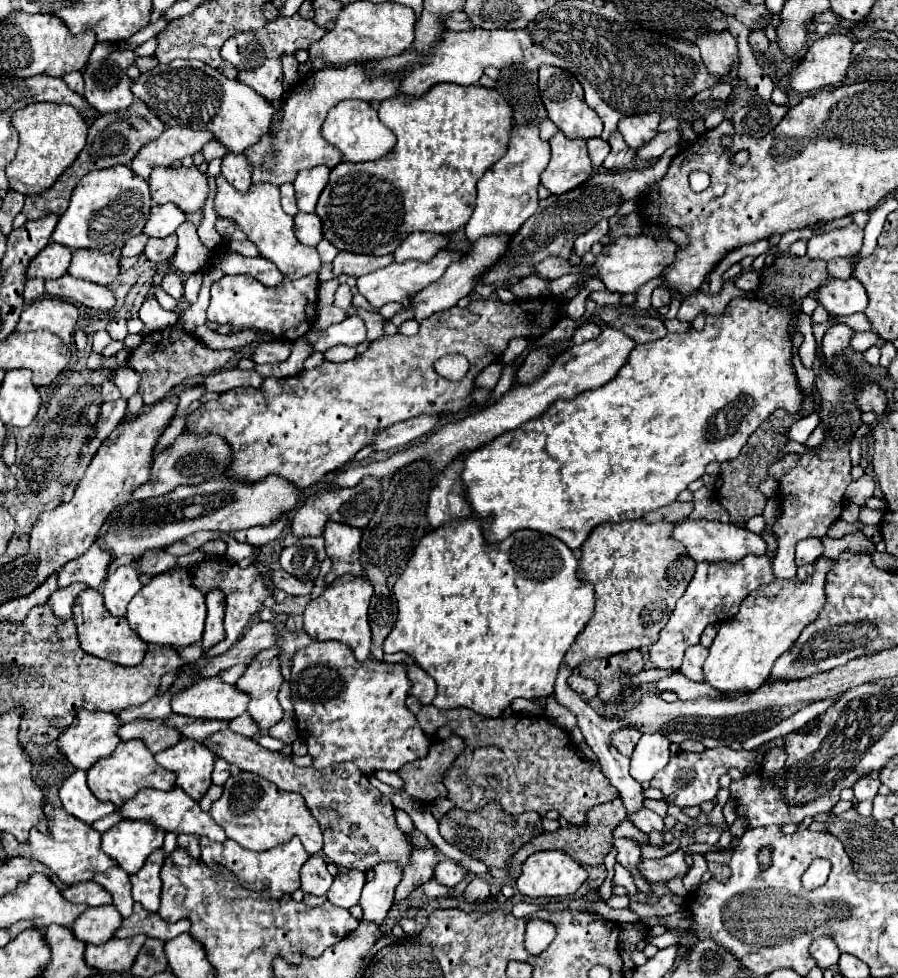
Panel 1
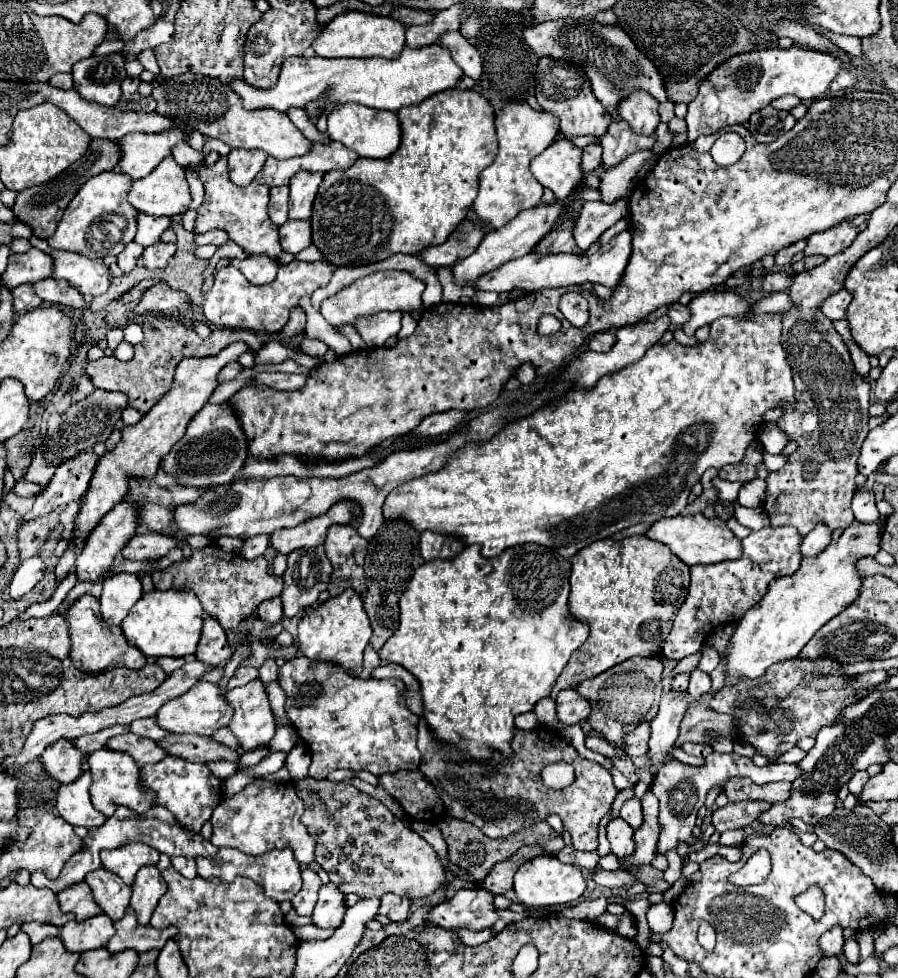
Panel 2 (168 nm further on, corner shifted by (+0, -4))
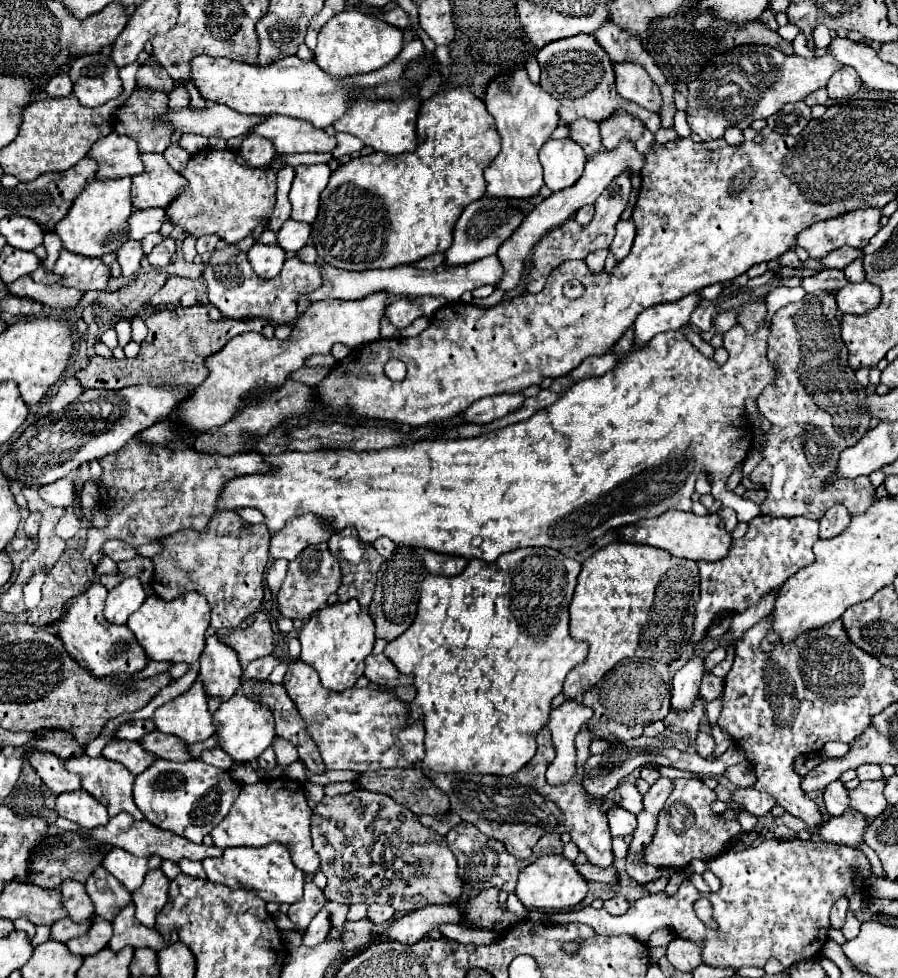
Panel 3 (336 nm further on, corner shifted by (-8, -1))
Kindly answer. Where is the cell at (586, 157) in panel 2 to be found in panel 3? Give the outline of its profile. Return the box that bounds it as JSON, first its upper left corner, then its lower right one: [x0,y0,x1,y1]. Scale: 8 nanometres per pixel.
[570,119,602,157]

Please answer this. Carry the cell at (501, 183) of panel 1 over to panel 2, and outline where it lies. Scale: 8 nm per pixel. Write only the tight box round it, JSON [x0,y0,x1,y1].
[474,100,558,228]

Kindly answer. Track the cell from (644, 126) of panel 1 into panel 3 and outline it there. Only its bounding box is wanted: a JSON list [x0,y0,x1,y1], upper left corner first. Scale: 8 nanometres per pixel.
[614,63,662,113]

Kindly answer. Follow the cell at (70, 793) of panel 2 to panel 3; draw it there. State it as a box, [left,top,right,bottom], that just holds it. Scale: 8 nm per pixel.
[56,789,110,829]

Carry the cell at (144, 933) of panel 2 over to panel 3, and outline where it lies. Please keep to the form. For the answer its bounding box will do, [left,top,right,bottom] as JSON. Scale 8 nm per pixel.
[108,903,178,951]

